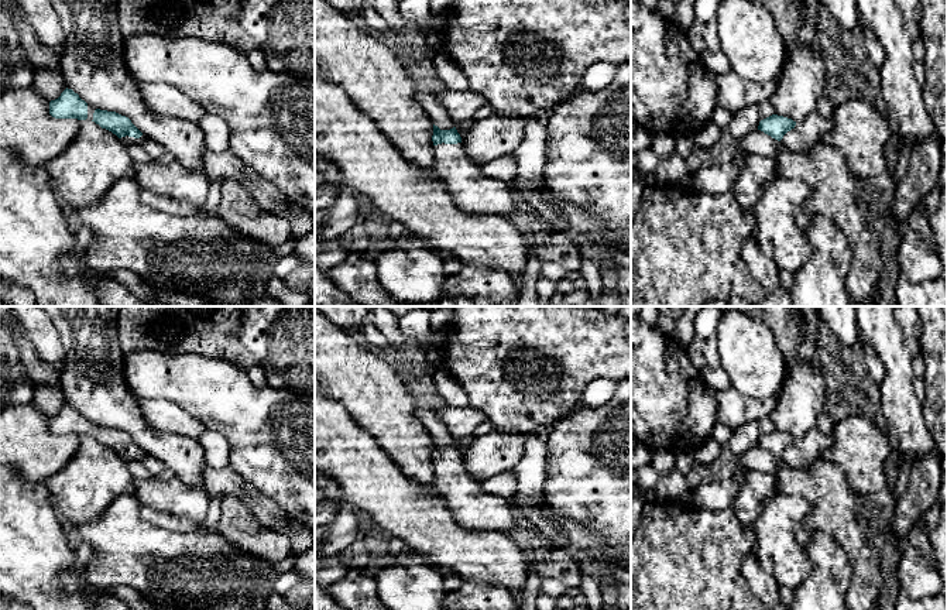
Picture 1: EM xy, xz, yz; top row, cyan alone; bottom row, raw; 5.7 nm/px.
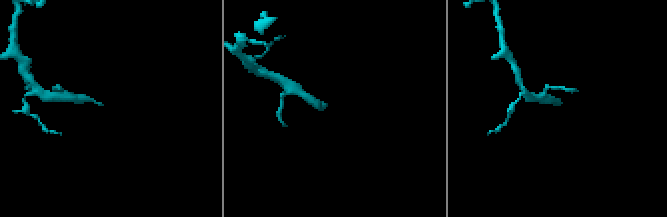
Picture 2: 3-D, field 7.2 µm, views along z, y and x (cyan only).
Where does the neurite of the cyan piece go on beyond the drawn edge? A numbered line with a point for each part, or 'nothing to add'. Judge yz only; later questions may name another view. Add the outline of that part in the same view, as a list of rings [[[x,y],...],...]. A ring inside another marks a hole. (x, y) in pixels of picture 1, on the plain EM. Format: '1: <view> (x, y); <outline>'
1: yz (815, 445); [[[813,426],[783,452],[780,460],[790,467],[807,470],[816,462],[827,458],[827,453],[833,445],[834,439],[831,433],[823,433]]]

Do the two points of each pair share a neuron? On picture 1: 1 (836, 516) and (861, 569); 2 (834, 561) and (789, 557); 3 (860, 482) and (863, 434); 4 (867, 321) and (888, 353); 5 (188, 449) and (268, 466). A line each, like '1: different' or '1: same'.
1: same
2: different
3: same
4: same
5: different

